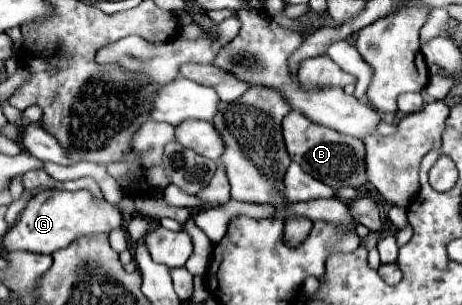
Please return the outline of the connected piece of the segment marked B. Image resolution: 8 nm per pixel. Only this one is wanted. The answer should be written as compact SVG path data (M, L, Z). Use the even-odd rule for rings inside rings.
M290 110L290 114L286 114L286 118L282 120L282 136L290 158L298 162L302 170L306 170L316 180L328 186L352 186L352 188L360 188L366 182L362 140L354 136L344 136L332 128L314 124L296 110Z

